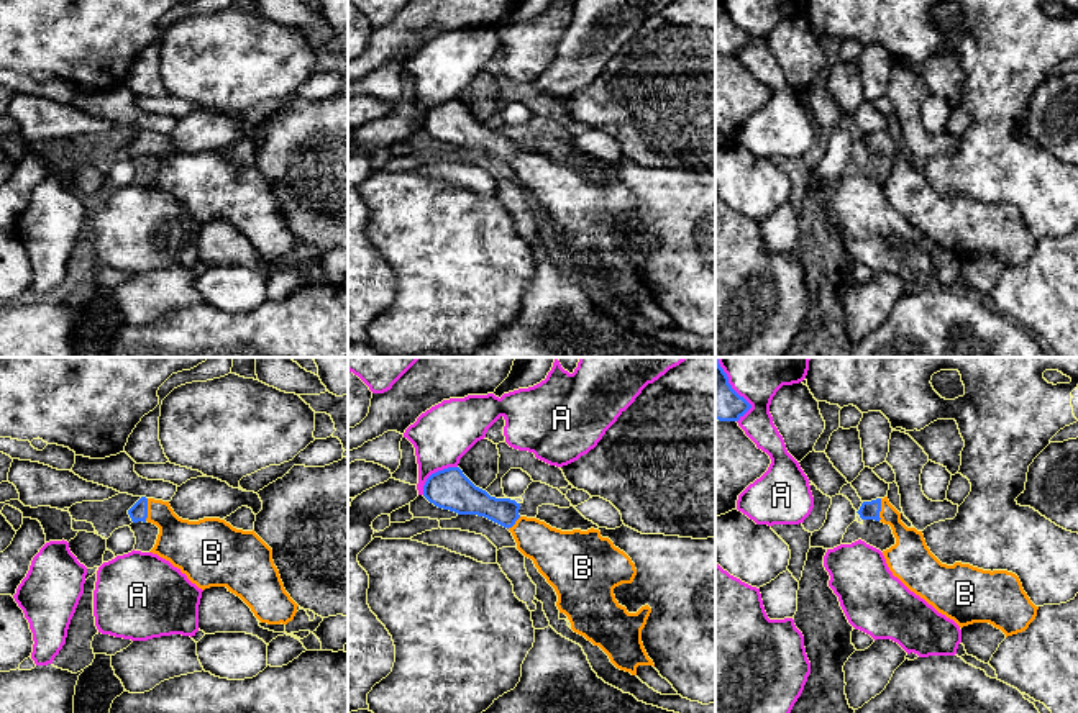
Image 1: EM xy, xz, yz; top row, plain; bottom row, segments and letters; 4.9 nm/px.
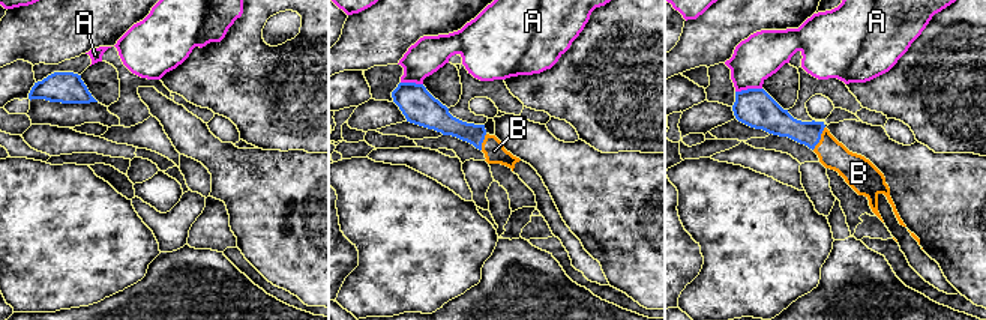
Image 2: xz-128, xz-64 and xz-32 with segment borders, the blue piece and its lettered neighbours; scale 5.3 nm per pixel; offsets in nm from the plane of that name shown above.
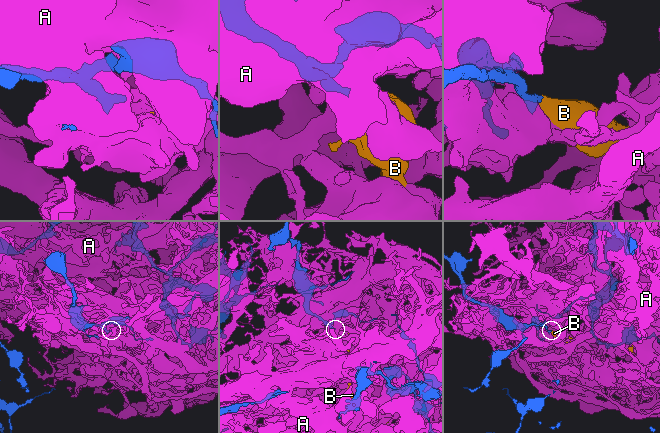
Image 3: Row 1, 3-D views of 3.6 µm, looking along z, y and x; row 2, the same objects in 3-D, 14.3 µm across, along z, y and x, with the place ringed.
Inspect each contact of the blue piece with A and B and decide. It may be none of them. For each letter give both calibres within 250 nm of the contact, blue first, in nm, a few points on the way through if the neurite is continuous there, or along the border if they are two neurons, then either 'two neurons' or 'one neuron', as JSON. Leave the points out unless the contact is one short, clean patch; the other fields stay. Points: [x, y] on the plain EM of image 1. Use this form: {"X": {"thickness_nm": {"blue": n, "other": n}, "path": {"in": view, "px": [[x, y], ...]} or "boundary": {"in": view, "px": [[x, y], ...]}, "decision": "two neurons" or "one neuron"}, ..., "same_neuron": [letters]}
{"A": {"thickness_nm": {"blue": 200, "other": 280}, "decision": "two neurons"}, "B": {"thickness_nm": {"blue": 90, "other": 220}, "path": {"in": "xy", "px": [[138, 145], [146, 143], [184, 176]]}, "decision": "one neuron"}, "same_neuron": ["B"]}

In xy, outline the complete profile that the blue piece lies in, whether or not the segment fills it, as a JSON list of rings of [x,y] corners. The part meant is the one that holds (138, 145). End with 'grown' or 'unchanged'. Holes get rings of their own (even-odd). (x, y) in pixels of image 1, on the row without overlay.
[[[146,129],[128,148],[133,156],[148,154],[159,161],[149,185],[169,193],[199,221],[226,220],[261,256],[294,252],[299,238],[284,221],[272,182],[254,162],[236,162],[220,151],[182,152],[169,134]]]; grown

